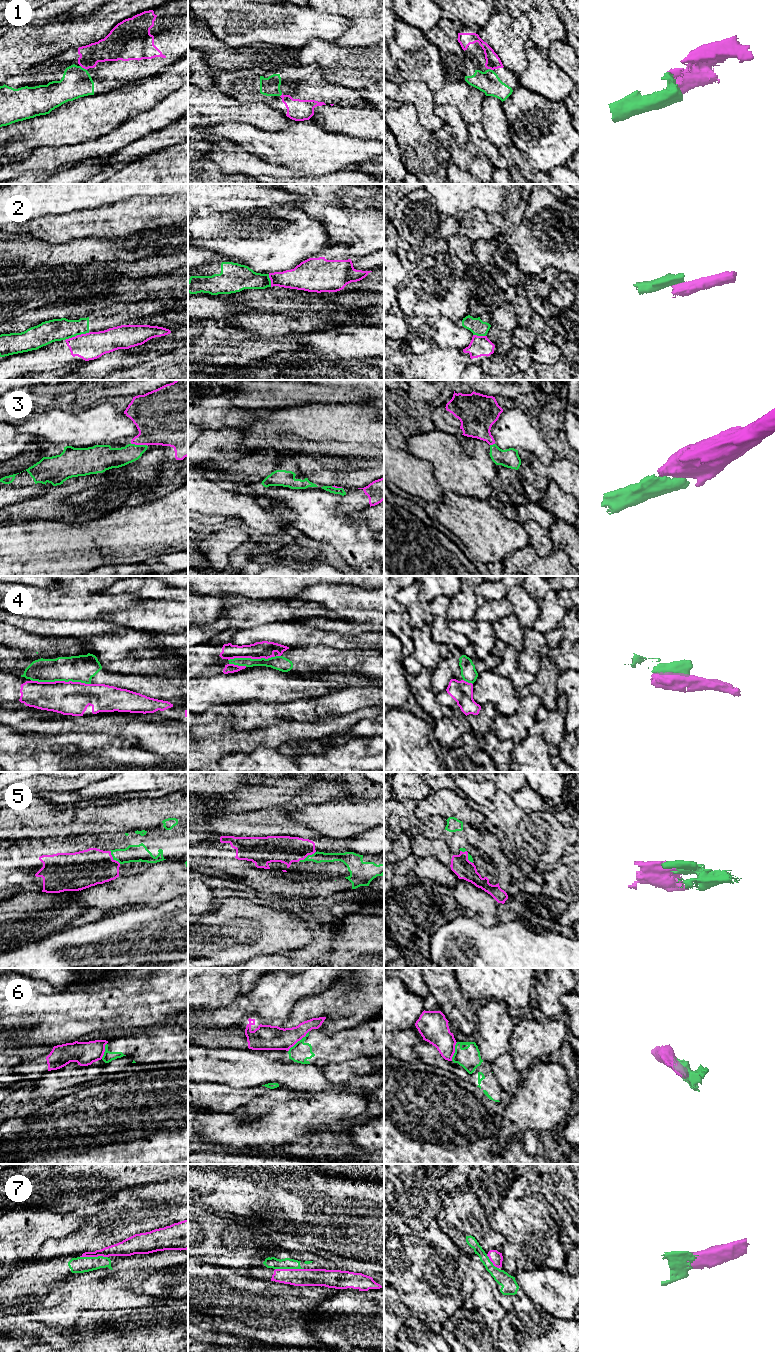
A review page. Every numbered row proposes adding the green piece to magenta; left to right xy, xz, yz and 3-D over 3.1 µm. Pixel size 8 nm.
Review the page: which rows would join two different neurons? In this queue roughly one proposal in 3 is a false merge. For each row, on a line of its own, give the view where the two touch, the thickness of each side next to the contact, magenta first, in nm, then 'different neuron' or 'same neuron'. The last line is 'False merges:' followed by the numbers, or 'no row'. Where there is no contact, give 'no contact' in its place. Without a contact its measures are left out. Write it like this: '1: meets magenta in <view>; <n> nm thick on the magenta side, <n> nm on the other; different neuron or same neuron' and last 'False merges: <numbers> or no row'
1: meets magenta in xy; 190 nm thick on the magenta side, 240 nm on the other; same neuron
2: meets magenta in xy; 220 nm thick on the magenta side, 180 nm on the other; different neuron
3: meets magenta in xy; 380 nm thick on the magenta side, 160 nm on the other; same neuron
4: meets magenta in xy; 280 nm thick on the magenta side, 220 nm on the other; different neuron
5: meets magenta in xz; 220 nm thick on the magenta side, 90 nm on the other; same neuron
6: meets magenta in xz; 200 nm thick on the magenta side, 160 nm on the other; different neuron
7: meets magenta in xz; 140 nm thick on the magenta side, 90 nm on the other; same neuron
False merges: 2, 4, 6

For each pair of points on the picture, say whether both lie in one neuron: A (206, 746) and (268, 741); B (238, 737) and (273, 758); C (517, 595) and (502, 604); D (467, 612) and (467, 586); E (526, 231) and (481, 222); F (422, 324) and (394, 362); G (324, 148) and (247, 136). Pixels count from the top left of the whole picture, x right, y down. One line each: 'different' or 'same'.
A: same
B: different
C: different
D: same
E: different
F: different
G: same

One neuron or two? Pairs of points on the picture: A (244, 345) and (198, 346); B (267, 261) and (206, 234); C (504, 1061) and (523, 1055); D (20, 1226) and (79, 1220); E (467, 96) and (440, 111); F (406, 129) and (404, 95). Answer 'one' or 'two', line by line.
A: one
B: one
C: two
D: one
E: two
F: two

